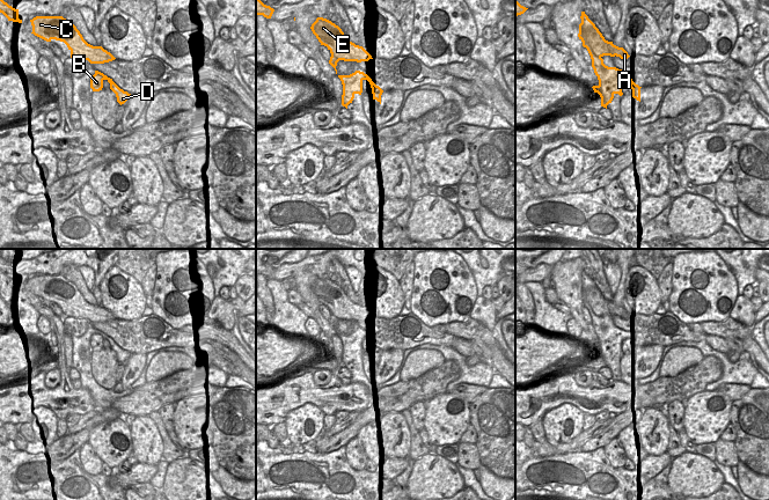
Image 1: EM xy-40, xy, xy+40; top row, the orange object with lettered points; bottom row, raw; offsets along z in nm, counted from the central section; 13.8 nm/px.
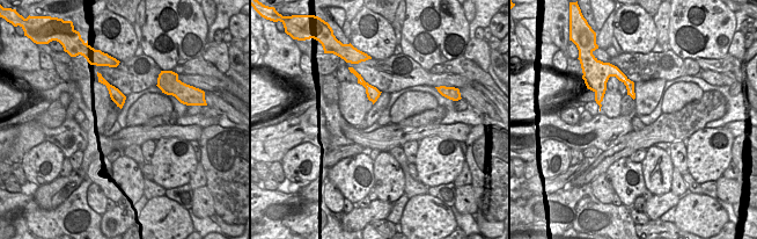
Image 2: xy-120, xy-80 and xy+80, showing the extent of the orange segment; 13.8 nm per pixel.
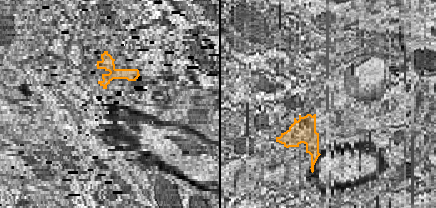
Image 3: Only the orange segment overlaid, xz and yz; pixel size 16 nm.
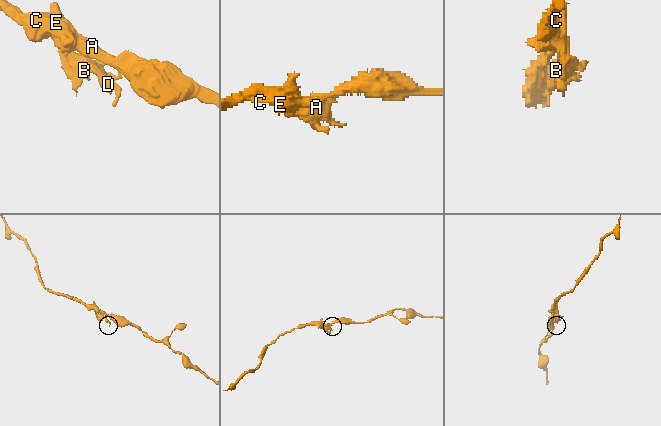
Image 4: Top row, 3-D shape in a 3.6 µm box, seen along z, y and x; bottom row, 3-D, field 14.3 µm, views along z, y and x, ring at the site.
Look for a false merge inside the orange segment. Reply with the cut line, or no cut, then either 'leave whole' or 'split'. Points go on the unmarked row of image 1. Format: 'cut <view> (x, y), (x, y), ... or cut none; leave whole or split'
cut xy+40 (583, 286), (583, 299), (600, 317); split

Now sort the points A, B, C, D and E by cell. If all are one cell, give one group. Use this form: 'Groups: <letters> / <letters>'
Groups: A C E / B D

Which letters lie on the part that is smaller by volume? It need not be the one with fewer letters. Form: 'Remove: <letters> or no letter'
Remove: B, D

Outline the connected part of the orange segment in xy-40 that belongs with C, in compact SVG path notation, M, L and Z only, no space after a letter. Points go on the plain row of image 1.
M36 275L30 281L31 293L46 301L64 301L71 310L71 317L85 318L90 323L104 323L116 318L102 306L88 303L76 286L63 275Z

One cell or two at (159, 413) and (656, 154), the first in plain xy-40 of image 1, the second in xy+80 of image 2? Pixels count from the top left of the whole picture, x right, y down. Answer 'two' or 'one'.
two

